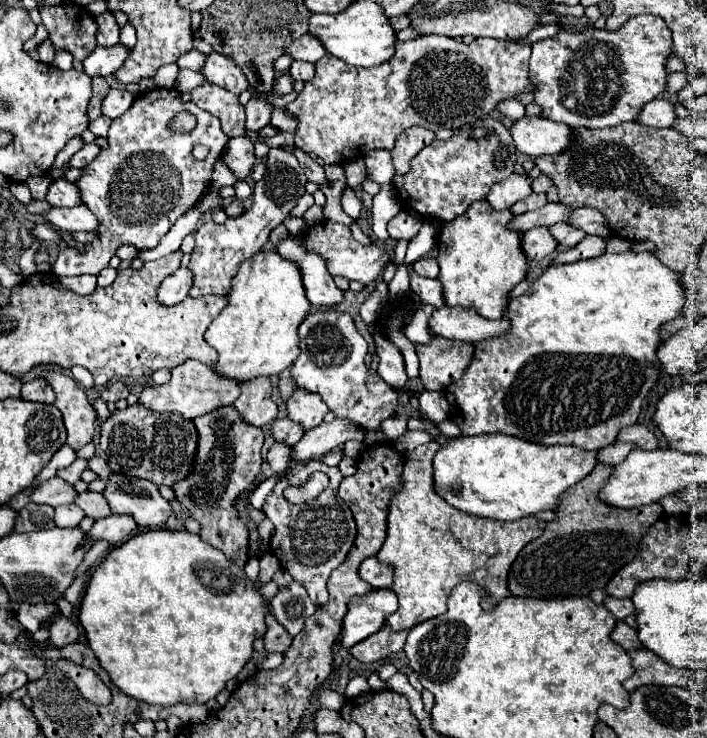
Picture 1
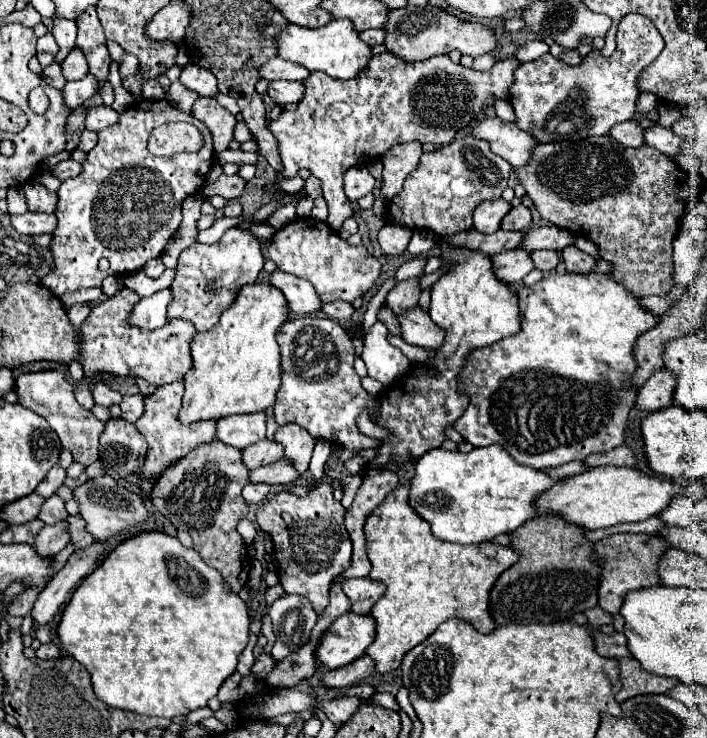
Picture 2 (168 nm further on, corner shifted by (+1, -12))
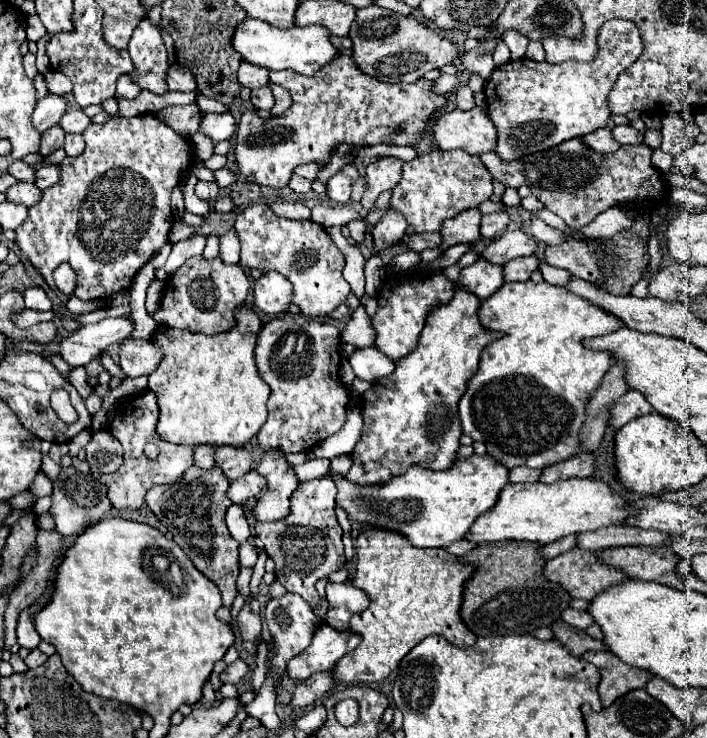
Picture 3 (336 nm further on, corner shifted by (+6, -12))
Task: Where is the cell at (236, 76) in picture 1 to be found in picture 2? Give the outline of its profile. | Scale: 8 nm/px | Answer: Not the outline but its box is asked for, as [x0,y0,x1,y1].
[179,64,217,96]

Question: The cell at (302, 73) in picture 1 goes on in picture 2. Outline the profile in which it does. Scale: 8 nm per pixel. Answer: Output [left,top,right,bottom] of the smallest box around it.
[267,82,303,106]

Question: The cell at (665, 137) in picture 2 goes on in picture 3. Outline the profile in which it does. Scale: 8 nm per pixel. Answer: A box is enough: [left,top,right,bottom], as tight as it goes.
[612,126,644,146]

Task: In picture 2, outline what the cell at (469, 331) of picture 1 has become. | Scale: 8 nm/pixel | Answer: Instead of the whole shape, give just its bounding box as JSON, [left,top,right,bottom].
[397,304,445,348]

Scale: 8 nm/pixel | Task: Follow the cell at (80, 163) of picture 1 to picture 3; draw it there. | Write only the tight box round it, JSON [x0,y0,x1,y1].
[36,164,60,190]

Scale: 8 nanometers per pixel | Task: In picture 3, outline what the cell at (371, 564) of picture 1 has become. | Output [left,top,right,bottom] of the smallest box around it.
[326,580,370,630]

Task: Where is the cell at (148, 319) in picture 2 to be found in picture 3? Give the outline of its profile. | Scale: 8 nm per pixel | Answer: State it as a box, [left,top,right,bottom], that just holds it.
[60,314,134,366]

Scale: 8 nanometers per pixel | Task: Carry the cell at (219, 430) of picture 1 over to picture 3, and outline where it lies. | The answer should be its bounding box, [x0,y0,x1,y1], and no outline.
[146,466,240,606]

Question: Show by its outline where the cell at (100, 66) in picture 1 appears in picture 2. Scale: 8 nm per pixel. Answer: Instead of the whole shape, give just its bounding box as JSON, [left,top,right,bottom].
[61,76,97,108]

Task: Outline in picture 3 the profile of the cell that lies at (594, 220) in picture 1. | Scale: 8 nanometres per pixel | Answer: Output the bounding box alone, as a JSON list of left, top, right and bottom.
[482,230,536,264]

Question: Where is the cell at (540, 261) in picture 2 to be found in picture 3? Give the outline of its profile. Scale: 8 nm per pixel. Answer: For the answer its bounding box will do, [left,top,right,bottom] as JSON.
[504,256,538,282]

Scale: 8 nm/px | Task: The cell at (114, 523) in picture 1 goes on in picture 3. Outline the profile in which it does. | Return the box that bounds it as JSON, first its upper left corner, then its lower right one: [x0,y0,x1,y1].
[16,604,40,650]

